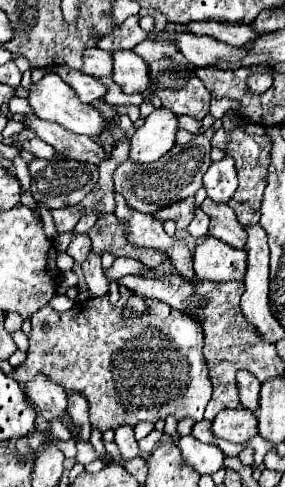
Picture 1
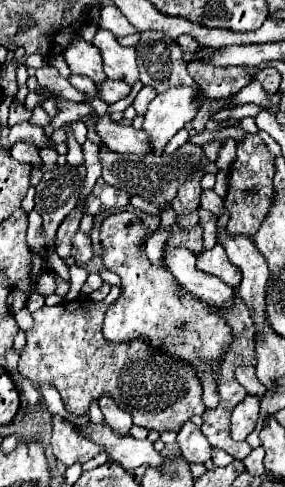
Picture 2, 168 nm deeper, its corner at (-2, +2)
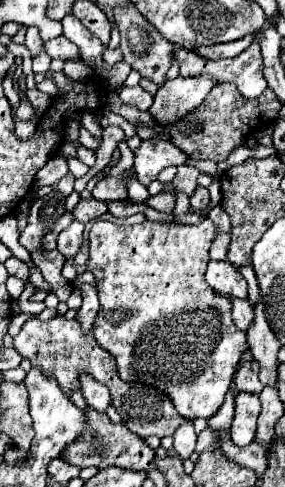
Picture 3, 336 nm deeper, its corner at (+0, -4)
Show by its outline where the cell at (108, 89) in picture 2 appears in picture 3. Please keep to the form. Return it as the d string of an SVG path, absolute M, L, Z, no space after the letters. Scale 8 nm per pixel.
M133 86L133 88L123 88L119 92L119 98L123 104L135 106L139 110L149 110L149 106L153 104L153 94L149 94L147 90L143 90L141 86Z

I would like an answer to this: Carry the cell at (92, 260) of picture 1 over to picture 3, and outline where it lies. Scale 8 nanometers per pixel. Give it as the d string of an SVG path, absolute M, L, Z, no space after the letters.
M73 220L63 232L59 232L57 250L65 258L73 258L77 254L77 250L81 248L81 242L83 242L83 222Z

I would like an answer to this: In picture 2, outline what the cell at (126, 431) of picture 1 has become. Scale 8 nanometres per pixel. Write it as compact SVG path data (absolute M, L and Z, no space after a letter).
M103 396L99 400L99 408L103 410L105 422L111 426L113 432L119 432L119 436L129 436L133 422L131 422L131 416L127 416L127 412L119 410L117 404L109 396Z

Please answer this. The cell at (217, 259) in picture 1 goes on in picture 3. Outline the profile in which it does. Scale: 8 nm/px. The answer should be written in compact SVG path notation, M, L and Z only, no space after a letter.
M209 262L207 266L207 284L221 296L247 298L247 282L241 272L229 262Z

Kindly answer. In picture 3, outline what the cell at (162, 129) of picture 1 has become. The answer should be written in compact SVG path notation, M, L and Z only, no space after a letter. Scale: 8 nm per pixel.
M209 74L199 76L177 76L175 80L165 82L157 94L155 102L149 108L151 116L159 124L175 124L189 112L193 112L209 94L209 90L215 86L213 78Z

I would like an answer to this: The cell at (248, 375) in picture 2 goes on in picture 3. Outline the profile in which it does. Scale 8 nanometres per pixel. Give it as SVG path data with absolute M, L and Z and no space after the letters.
M257 360L243 362L237 368L235 388L239 392L249 392L249 394L259 394L263 390L263 384L259 382L259 366L257 366Z

